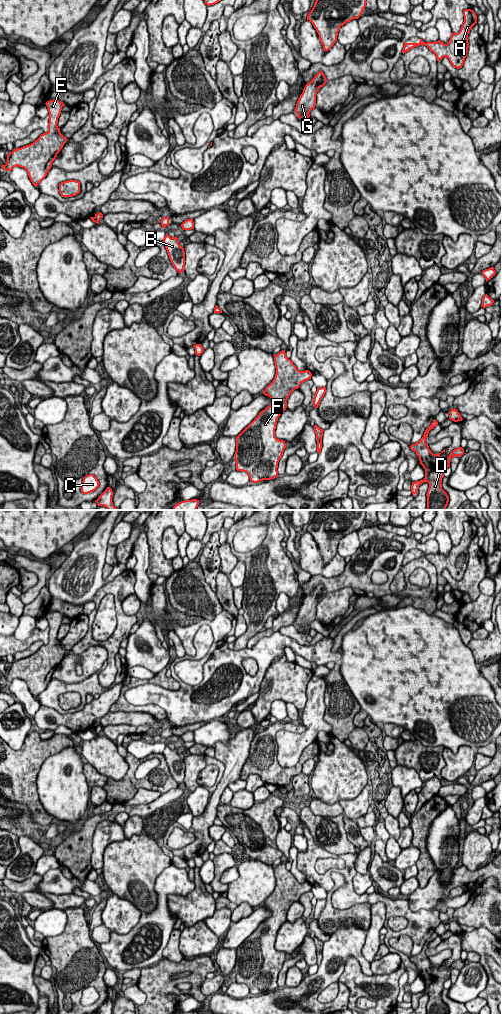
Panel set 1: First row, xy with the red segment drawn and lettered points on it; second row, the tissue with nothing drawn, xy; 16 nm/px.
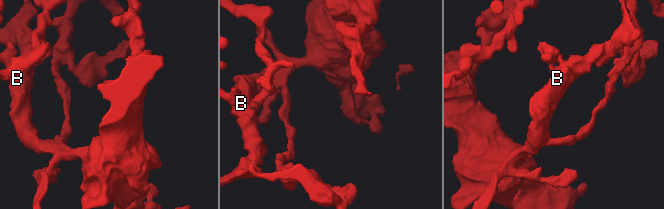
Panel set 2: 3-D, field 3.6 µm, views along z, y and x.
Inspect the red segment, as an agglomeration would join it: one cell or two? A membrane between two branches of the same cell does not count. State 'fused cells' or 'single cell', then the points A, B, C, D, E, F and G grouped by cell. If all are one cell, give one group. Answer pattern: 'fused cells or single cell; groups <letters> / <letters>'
fused cells; groups A D E / B C F G

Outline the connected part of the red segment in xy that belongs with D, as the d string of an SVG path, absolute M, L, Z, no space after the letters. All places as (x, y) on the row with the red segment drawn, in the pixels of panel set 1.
M434 419L431 425L425 430L423 437L419 442L412 444L410 449L419 457L419 461L425 469L425 478L420 481L412 482L412 495L417 494L419 486L427 482L429 488L427 491L427 508L426 510L445 510L449 497L442 489L442 478L444 477L444 470L450 467L450 462L453 457L461 457L464 453L462 447L454 449L448 457L441 458L440 454L433 454L426 443L426 438L431 429L436 427L438 422Z

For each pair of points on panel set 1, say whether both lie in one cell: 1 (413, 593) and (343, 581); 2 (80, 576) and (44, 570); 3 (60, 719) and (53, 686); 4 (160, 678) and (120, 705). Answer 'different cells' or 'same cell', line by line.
1: same cell
2: different cells
3: different cells
4: same cell

